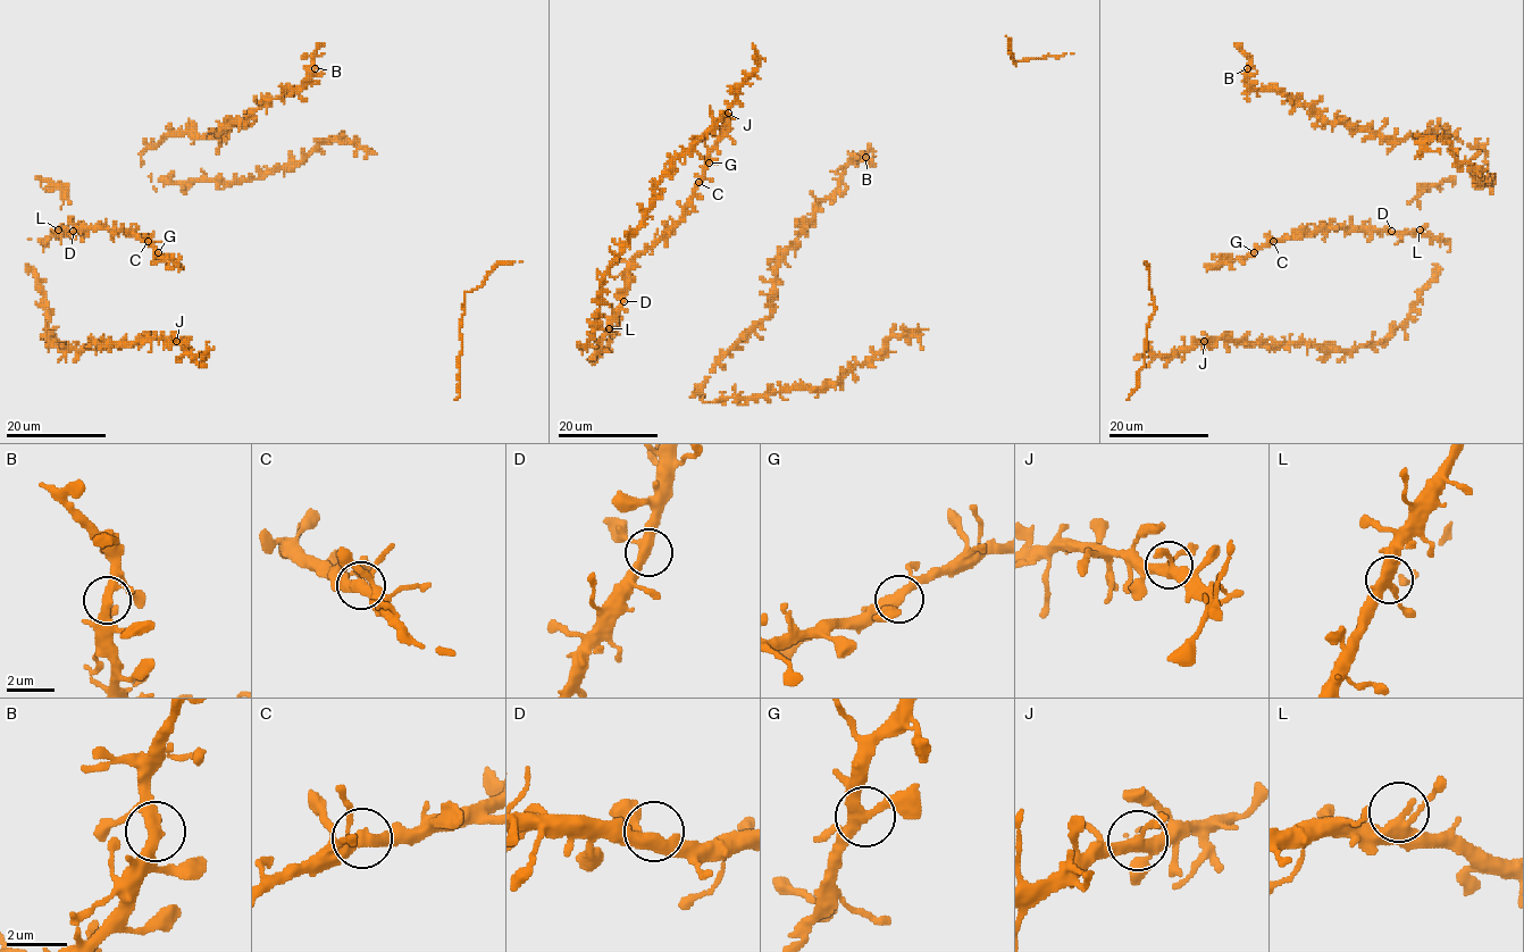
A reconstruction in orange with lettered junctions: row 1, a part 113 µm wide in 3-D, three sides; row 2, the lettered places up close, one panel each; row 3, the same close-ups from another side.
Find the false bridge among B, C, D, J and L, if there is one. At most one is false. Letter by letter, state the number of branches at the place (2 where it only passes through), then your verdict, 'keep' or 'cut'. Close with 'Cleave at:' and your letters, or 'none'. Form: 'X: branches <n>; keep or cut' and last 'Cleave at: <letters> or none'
B: branches 3; keep
C: branches 3; keep
D: branches 3; keep
J: branches 3; keep
L: branches 3; keep
Cleave at: none

